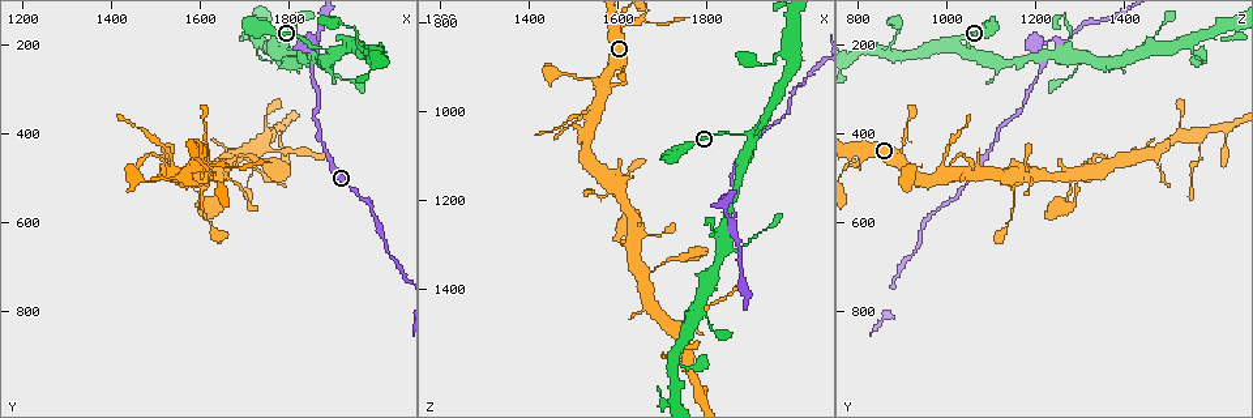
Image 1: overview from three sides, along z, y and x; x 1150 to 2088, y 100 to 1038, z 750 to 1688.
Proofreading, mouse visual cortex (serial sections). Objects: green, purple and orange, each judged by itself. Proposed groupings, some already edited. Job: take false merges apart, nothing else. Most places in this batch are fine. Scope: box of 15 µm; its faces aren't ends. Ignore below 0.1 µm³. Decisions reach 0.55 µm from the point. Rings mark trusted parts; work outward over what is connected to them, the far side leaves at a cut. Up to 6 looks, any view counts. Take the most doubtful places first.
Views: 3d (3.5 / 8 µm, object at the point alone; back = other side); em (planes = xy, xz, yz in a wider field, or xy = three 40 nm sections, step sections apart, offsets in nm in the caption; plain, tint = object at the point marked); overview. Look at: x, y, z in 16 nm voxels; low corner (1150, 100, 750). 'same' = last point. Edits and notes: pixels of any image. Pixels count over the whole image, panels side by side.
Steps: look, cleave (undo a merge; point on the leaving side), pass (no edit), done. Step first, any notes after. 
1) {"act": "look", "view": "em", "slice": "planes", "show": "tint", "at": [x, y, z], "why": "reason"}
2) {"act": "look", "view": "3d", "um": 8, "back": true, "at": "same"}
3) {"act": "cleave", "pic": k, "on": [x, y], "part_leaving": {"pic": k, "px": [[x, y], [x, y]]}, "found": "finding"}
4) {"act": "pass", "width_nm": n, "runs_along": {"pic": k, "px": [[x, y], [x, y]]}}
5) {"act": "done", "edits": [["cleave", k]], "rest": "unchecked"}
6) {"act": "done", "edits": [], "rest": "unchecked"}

{"act": "look", "view": "3d", "um": 3.5, "at": [1860, 205, 1255], "why": "calibre changes"}

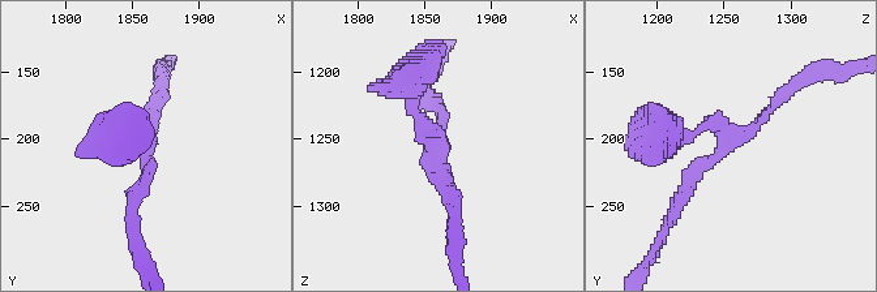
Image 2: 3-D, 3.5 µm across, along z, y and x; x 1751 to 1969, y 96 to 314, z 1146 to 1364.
{"act": "look", "view": "em", "slice": "xy", "step": 3, "show": "tint", "at": [1858, 198, 1252], "arms": 3, "arm_widths_nm": [150, 150, 250]}

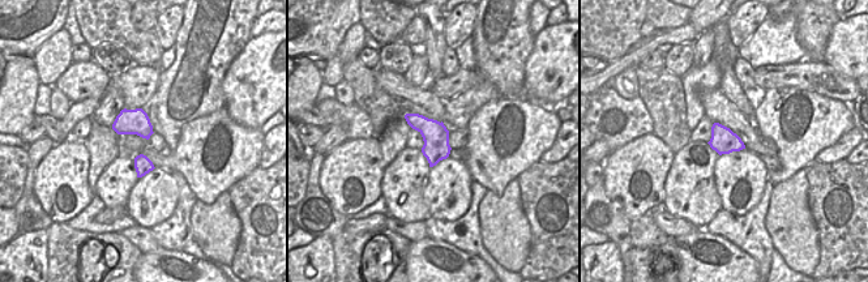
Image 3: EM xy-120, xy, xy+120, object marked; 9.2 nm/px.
{"act": "pass", "runs_along": {"pic": 2, "px": [[133, 204], [145, 140], [116, 140]]}, "found": "all the same cell"}

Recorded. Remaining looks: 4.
{"act": "look", "view": "3d", "um": 3.5, "at": [1905, 220, 1055], "why": "three-way junction"}

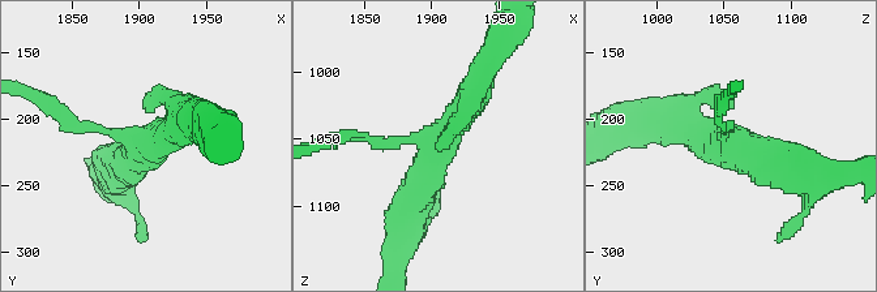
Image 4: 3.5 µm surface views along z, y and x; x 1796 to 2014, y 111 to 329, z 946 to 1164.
{"act": "look", "view": "em", "slice": "xy", "step": 3, "show": "tint", "at": [1900, 216, 1058], "arms": 3, "arm_widths_nm": [150, 400, 450]}

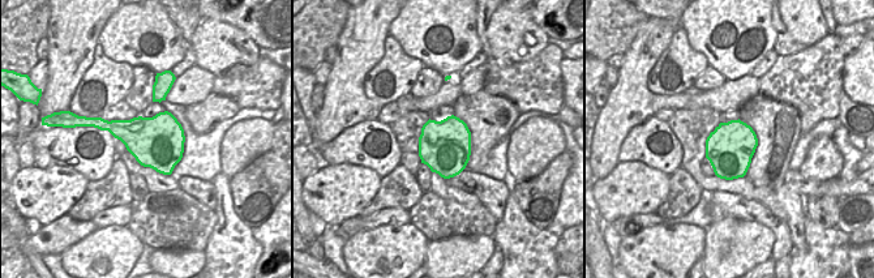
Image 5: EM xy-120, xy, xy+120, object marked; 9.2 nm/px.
{"act": "pass", "found": "all the same cell"}

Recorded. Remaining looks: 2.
{"act": "look", "view": "3d", "um": 3.5, "back": true, "at": [1755, 235, 1575], "why": "a narrow waist"}

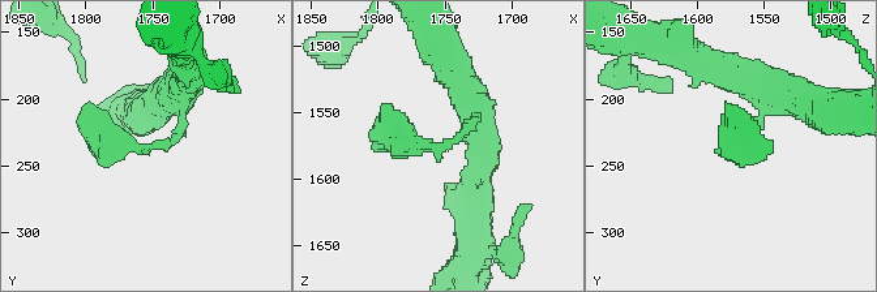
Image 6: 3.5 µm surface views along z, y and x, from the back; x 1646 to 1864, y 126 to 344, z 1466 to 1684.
{"act": "look", "view": "em", "slice": "xy", "step": 2, "show": "tint", "at": [1752, 234, 1572]}

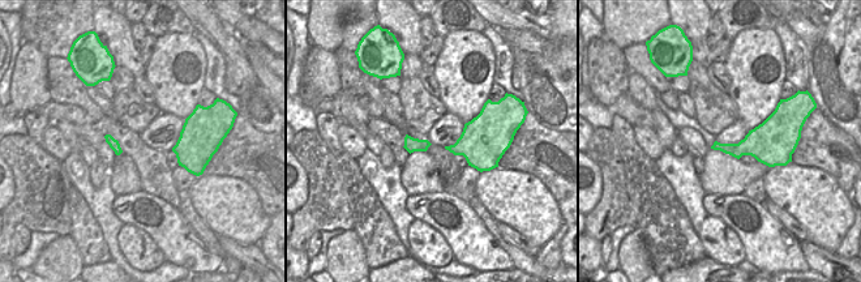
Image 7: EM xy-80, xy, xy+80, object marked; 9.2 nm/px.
{"act": "pass", "runs_along": {"pic": 6, "px": [[471, 104], [450, 144], [379, 147]]}, "found": "all the same cell"}

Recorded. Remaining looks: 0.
{"act": "done", "edits": [], "rest": "unchecked"}

